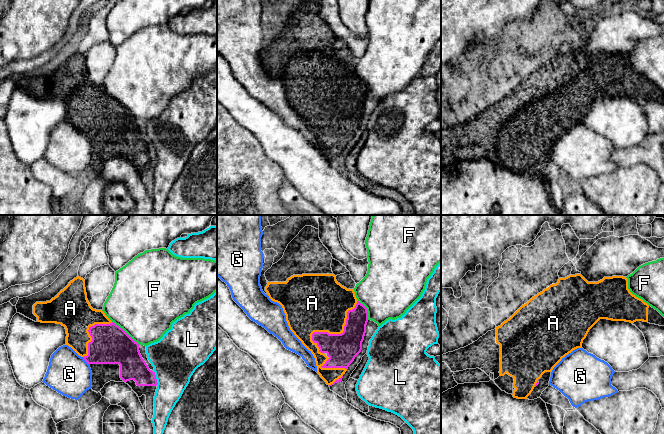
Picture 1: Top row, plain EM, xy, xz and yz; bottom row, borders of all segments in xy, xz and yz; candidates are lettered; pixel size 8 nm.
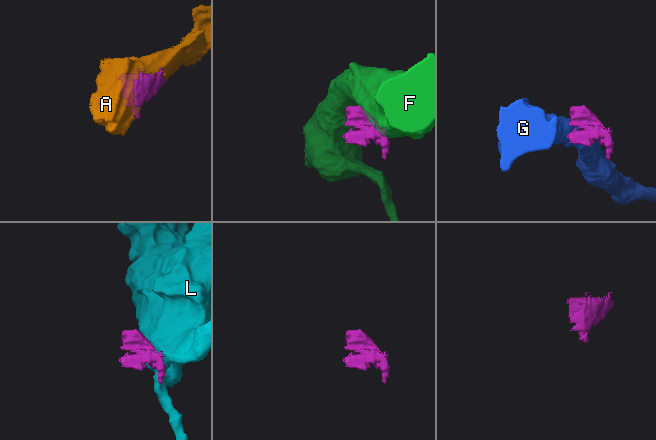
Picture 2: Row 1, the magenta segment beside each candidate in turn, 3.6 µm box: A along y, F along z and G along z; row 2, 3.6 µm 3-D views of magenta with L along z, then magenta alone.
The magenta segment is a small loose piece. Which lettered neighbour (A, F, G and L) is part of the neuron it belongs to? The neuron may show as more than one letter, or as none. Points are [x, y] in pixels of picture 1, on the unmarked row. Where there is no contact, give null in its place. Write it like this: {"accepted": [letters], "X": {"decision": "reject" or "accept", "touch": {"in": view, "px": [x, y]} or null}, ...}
{"accepted": ["A"], "A": {"decision": "accept", "touch": {"in": "xz", "px": [334, 110]}}, "F": {"decision": "reject", "touch": {"in": "xy", "px": [125, 108]}}, "G": {"decision": "reject", "touch": {"in": "xy", "px": [86, 137]}}, "L": {"decision": "reject", "touch": {"in": "xy", "px": [155, 154]}}}

